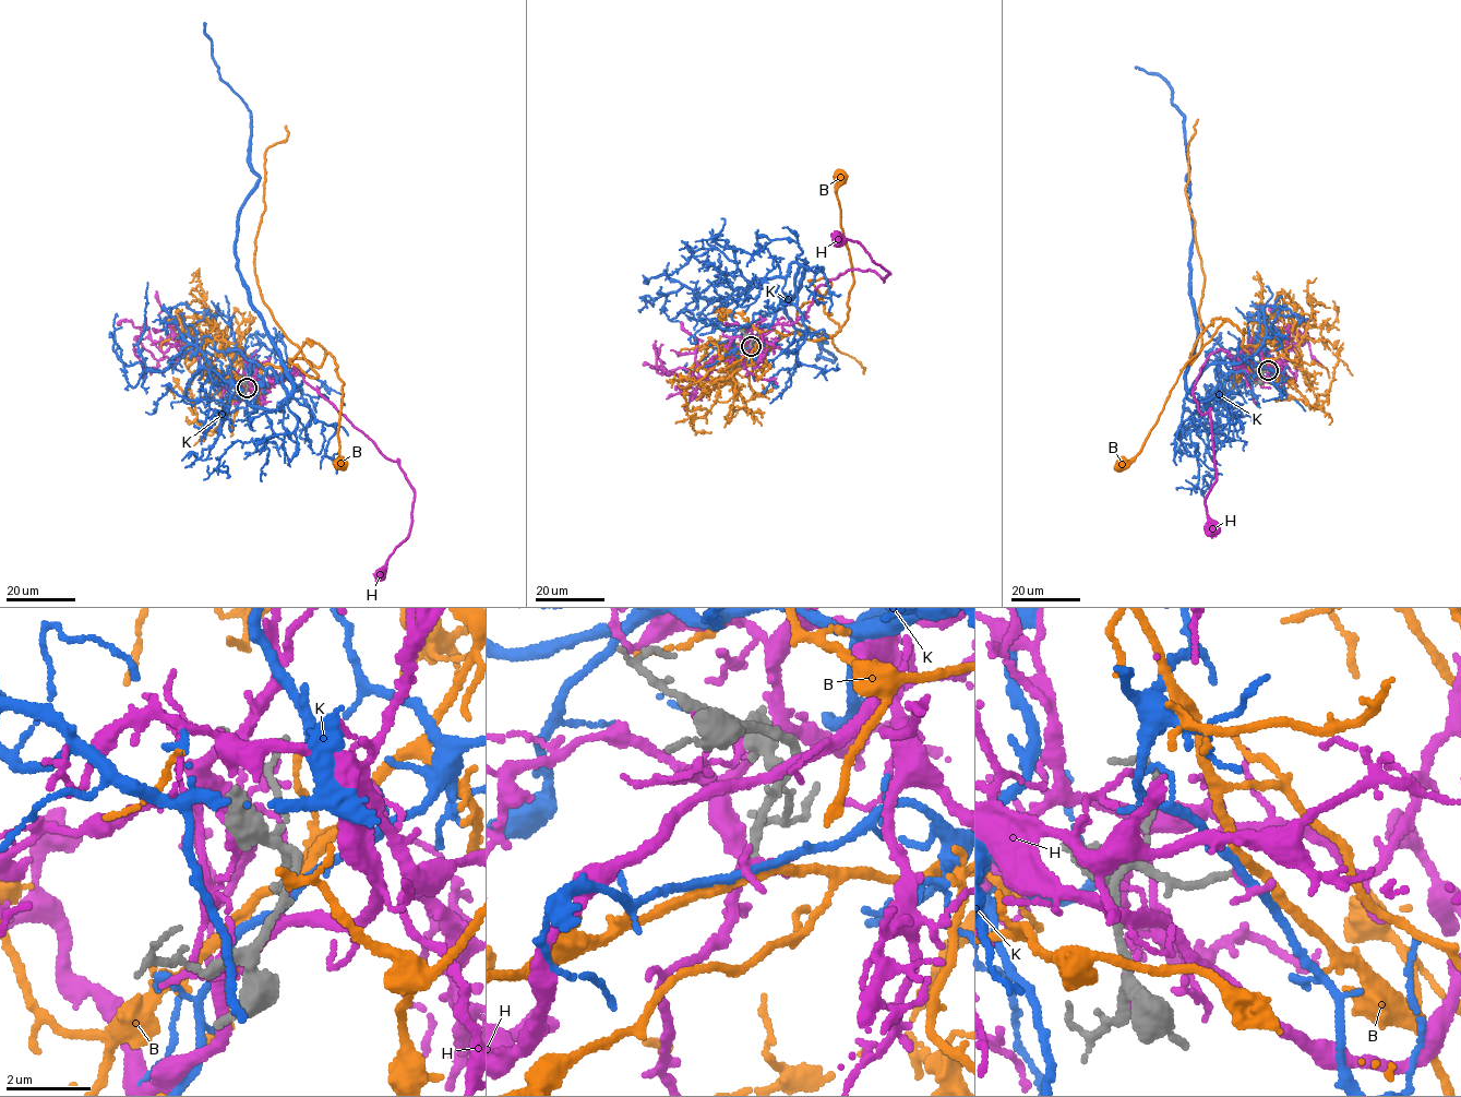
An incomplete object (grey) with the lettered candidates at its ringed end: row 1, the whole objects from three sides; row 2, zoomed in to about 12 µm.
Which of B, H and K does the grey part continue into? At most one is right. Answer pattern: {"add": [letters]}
{"add": ["B"]}

